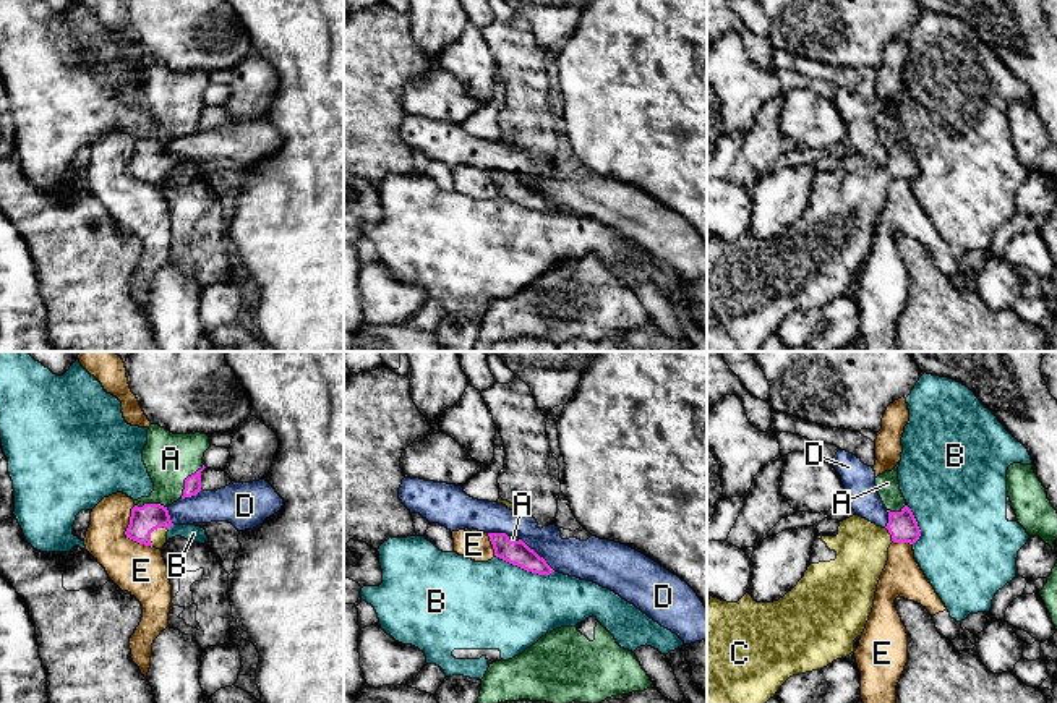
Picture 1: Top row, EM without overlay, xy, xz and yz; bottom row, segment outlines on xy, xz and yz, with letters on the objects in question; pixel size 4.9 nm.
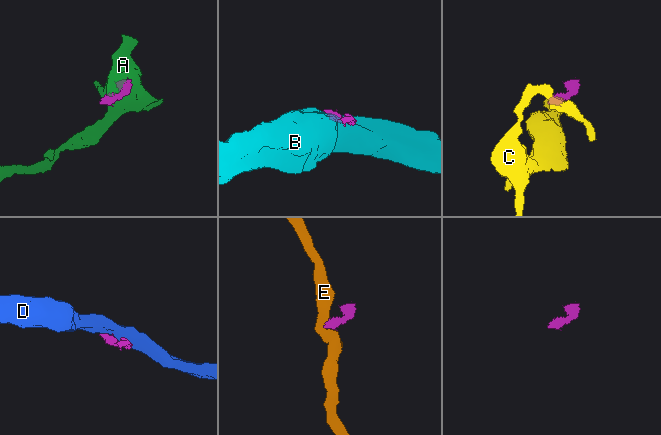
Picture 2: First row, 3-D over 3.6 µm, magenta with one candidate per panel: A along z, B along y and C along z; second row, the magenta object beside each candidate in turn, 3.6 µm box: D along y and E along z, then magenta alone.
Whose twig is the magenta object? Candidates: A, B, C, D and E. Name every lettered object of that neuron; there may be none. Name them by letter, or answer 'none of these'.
A, C

